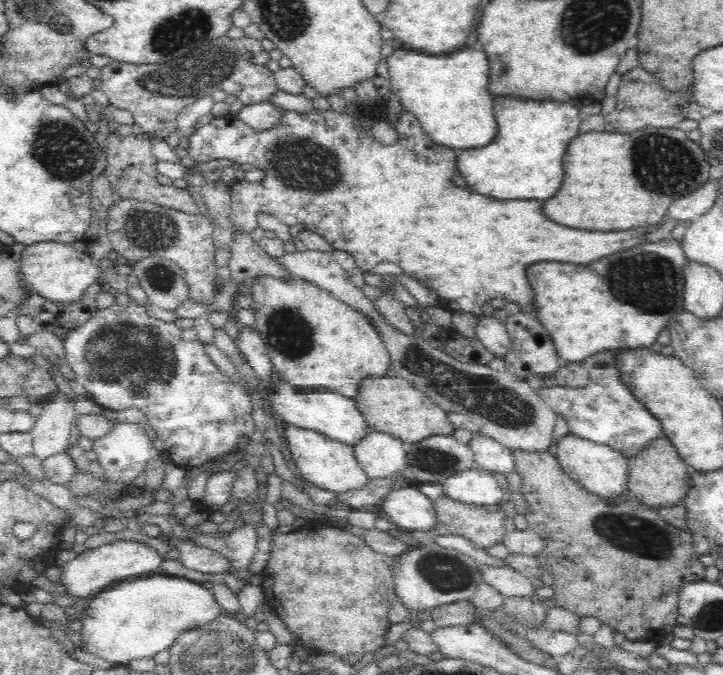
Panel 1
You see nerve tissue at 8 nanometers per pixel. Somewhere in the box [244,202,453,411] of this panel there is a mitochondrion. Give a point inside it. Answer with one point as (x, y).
(288, 334)

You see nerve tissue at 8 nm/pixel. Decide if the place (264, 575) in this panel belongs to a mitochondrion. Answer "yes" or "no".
no

